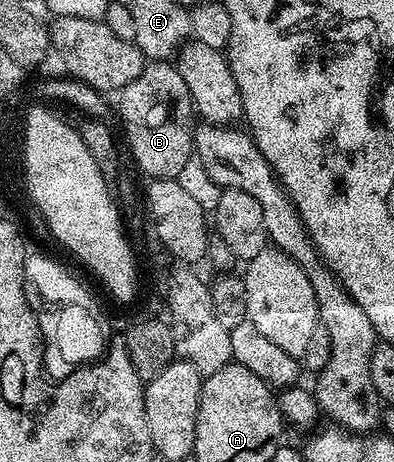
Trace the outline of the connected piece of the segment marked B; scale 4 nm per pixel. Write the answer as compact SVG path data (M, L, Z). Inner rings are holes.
M156 60L147 63L142 73L128 82L128 86L124 86L117 97L118 116L126 131L126 144L139 170L156 180L177 180L180 170L184 170L184 162L192 158L192 101L189 95L177 96L170 89L181 84L182 79L173 63ZM170 104L174 104L174 112L170 112Z

